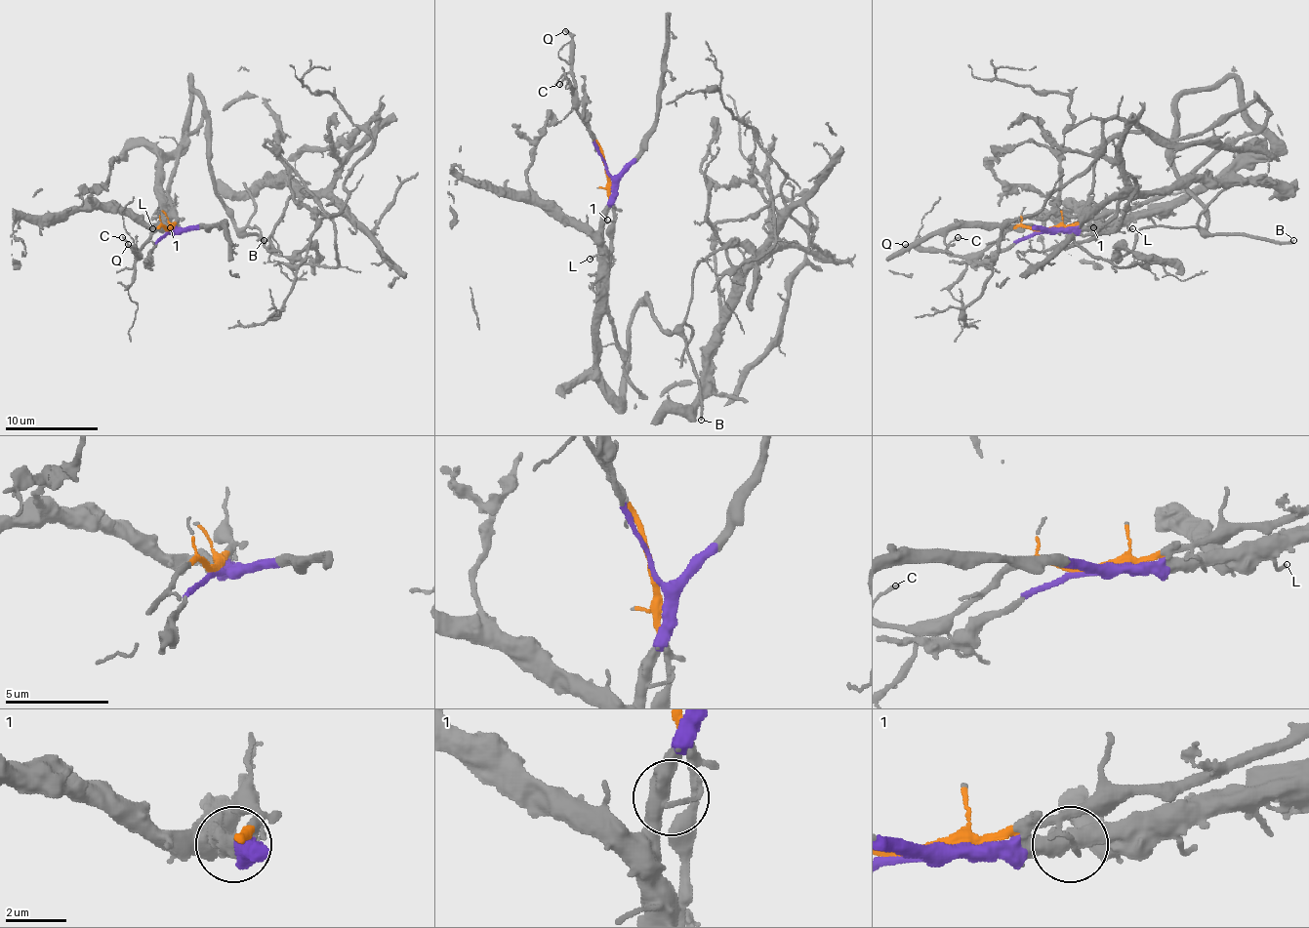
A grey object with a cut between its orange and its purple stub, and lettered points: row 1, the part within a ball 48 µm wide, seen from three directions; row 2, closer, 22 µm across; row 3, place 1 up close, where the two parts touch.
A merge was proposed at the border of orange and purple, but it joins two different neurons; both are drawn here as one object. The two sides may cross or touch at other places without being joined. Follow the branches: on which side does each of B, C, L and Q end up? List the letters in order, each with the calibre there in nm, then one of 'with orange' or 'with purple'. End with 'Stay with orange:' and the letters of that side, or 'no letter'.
B: 200 nm | with purple
C: 140 nm | with orange
L: 130 nm | with purple
Q: 180 nm | with orange
Stay with orange: C, Q

